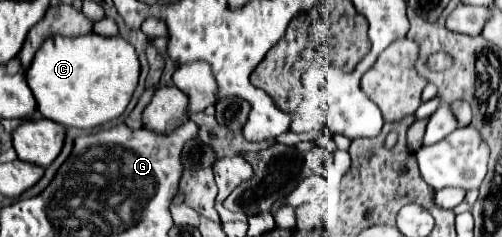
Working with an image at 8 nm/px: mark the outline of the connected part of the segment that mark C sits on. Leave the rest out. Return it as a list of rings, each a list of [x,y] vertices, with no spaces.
[[[87,33],[71,39],[47,39],[27,69],[27,83],[43,117],[65,127],[95,129],[127,109],[139,83],[139,59],[135,47],[123,37]]]

